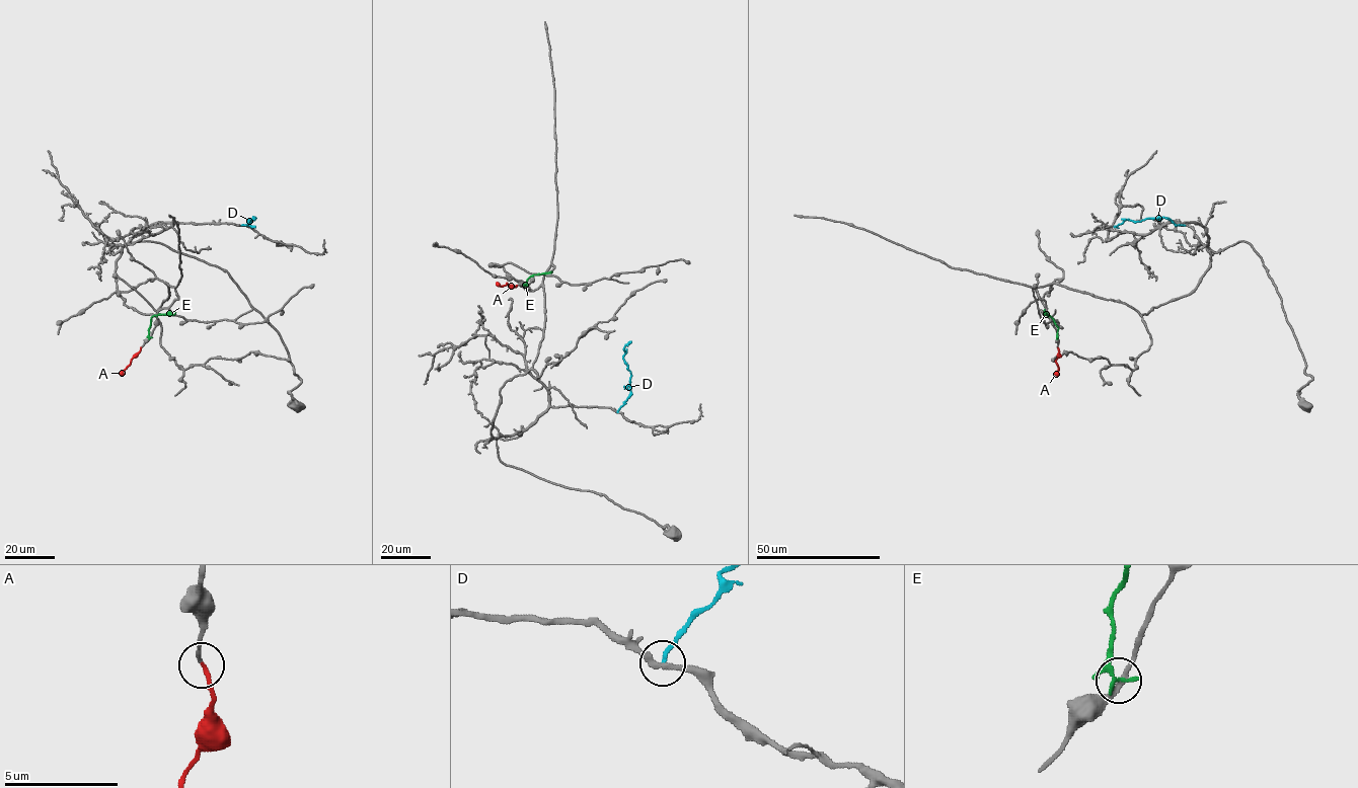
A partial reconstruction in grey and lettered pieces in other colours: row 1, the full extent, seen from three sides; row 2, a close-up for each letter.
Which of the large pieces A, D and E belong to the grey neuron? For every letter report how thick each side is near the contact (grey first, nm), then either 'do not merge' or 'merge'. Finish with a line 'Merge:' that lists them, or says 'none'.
A: 170 nm thick on the grey side, 200 nm on the other; merge
D: 240 nm thick on the grey side, 160 nm on the other; do not merge
E: 240 nm thick on the grey side, 240 nm on the other; do not merge
Merge: A

